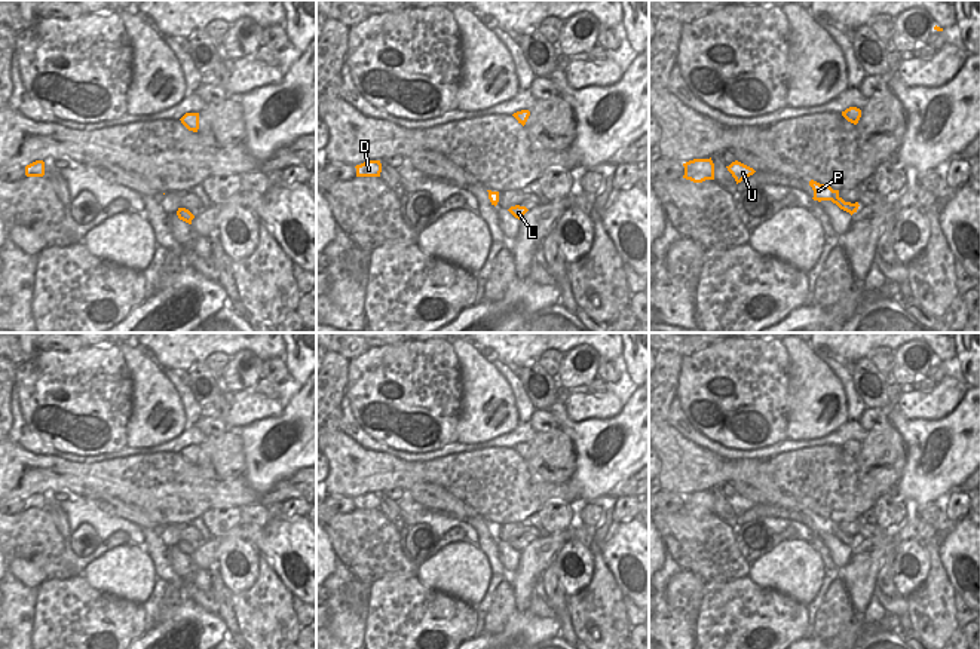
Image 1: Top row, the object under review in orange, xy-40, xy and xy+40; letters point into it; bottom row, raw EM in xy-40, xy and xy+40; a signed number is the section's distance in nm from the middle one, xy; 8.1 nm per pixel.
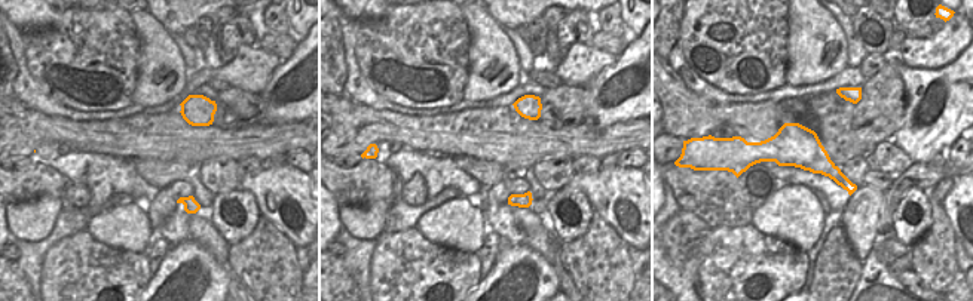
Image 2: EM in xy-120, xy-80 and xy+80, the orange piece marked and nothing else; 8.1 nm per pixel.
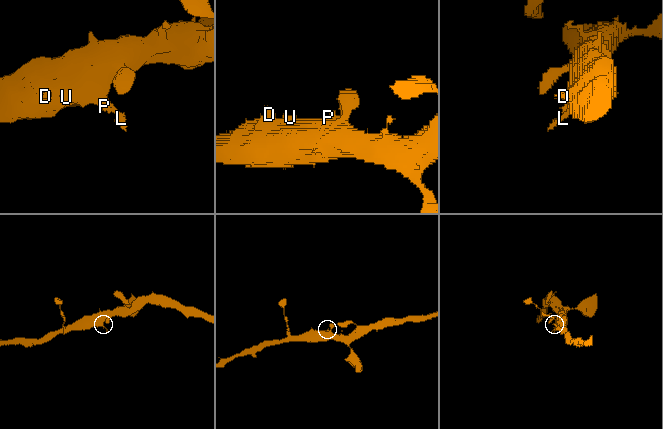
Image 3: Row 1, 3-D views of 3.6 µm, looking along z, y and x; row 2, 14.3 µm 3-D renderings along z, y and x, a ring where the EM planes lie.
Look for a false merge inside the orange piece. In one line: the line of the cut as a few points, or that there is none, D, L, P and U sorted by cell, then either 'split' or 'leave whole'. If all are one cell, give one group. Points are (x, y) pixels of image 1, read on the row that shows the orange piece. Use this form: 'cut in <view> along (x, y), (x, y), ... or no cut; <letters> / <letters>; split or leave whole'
no cut; D L P U; leave whole

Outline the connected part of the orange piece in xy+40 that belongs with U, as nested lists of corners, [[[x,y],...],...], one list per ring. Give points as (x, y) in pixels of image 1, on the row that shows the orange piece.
[[[738,160],[732,162],[726,168],[732,174],[732,177],[735,178],[736,184],[756,172],[753,168],[750,168]]]

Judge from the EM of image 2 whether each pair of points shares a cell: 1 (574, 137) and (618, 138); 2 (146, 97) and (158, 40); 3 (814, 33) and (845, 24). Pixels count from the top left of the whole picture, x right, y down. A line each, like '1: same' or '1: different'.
1: same
2: same
3: different

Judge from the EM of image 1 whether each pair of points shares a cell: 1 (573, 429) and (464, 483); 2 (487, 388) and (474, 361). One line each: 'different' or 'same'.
1: different
2: same

